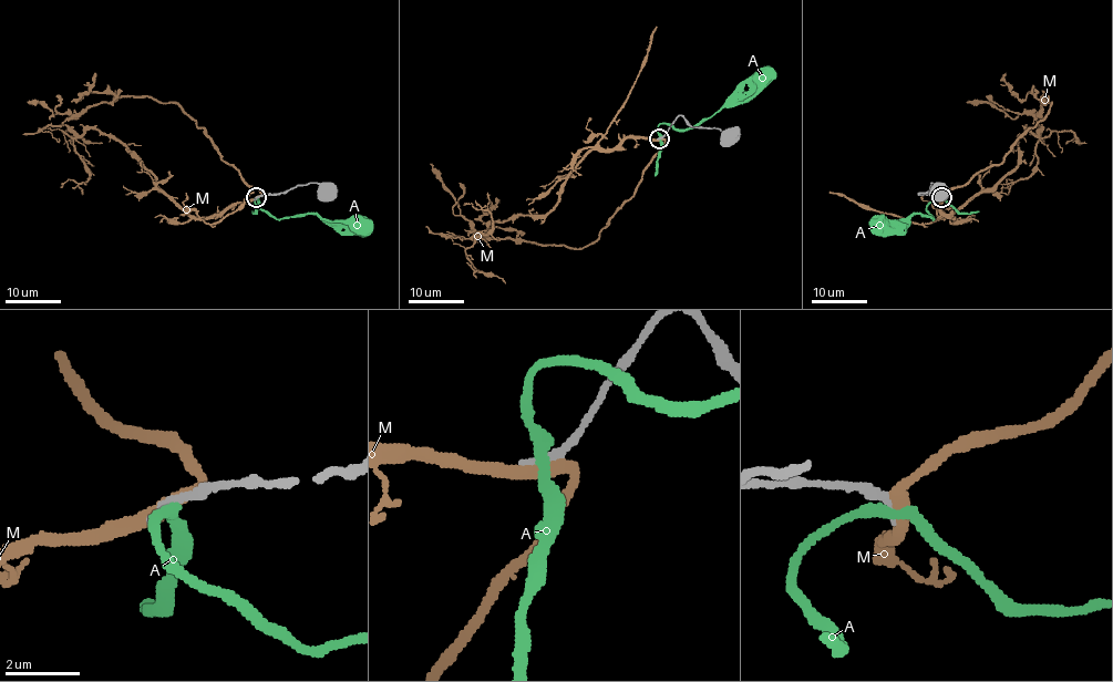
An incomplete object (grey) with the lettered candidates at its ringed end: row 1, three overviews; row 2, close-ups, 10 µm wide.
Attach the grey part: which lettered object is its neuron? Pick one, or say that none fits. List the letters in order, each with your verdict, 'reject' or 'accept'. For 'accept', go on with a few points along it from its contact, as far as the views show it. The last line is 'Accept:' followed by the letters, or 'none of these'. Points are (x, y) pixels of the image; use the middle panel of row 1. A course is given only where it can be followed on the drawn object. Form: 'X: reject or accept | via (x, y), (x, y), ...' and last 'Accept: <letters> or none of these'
A: reject
M: accept | via (659, 138), (662, 147), (632, 195), (595, 241), (579, 248), (480, 234), (461, 215), (457, 200), (431, 164)
Accept: M

